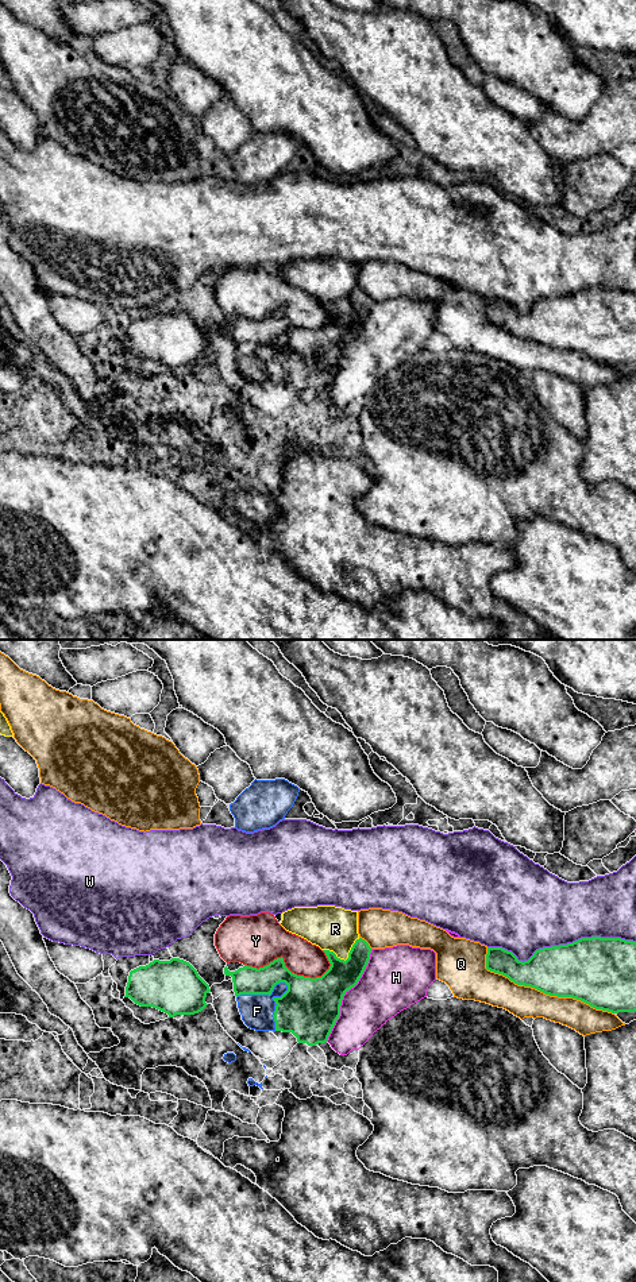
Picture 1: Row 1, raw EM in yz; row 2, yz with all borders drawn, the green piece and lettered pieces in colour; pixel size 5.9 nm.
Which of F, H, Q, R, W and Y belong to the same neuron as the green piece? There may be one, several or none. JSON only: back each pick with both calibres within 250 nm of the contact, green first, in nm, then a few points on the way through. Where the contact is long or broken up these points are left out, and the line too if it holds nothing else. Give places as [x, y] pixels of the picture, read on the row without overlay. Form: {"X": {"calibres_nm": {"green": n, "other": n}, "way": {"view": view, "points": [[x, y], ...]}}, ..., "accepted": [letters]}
{"accepted": []}

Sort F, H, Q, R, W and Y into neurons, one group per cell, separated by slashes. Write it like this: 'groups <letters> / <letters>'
groups F / H / Q / R / W / Y

